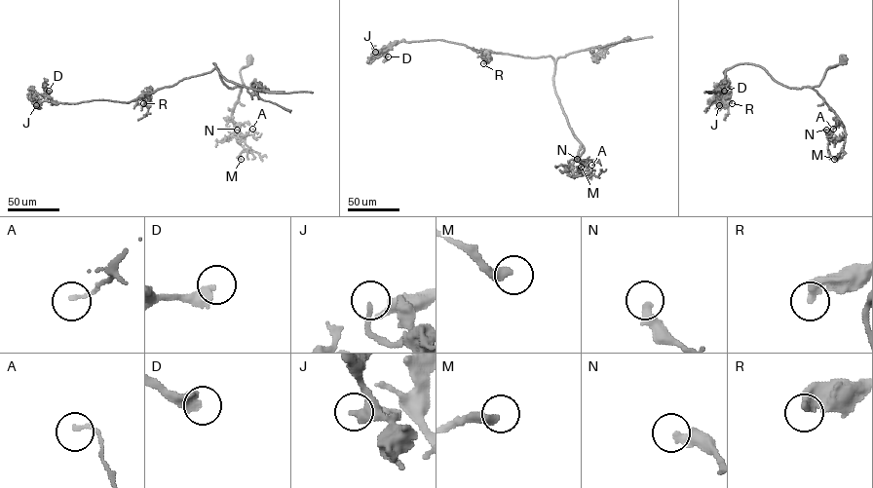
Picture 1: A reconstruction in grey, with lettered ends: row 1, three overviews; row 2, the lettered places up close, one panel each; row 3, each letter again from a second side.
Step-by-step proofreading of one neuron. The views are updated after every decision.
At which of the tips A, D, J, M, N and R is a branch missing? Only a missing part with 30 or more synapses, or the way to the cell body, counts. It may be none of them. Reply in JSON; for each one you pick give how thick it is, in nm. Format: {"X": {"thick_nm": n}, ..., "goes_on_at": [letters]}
{"D": {"thick_nm": 380}, "J": {"thick_nm": 160}, "goes_on_at": ["D", "J"]}

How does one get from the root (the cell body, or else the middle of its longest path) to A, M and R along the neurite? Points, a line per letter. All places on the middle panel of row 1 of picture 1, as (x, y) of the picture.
A: (588, 173), (580, 158), (584, 149), (582, 145), (572, 164), (574, 176), (584, 160), (592, 160), (591, 165)
M: (588, 173), (580, 158), (584, 149), (582, 145), (572, 164), (574, 177), (583, 174), (577, 168), (581, 167)
R: (588, 173), (580, 158), (583, 146), (555, 92), (553, 59), (488, 51), (483, 63)

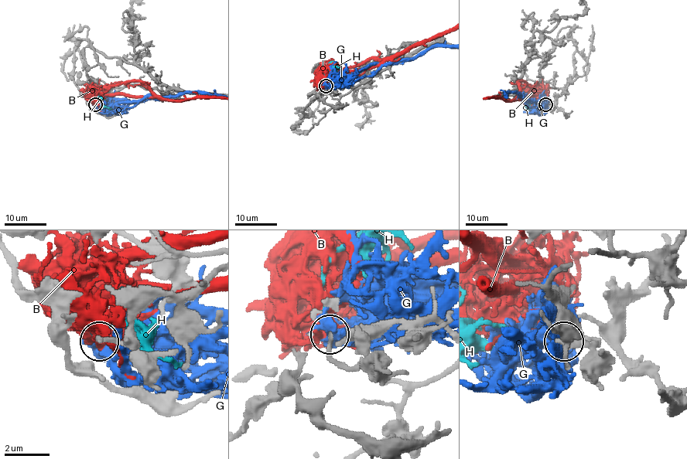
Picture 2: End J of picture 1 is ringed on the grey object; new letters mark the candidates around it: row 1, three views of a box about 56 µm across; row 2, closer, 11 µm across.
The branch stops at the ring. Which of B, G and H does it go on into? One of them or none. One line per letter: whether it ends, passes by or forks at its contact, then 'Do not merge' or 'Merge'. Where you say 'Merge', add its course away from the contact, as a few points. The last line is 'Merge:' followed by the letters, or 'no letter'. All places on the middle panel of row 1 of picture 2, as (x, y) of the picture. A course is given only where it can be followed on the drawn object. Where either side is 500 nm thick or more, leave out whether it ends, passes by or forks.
B: It forks there. Do not merge
G: It forks there. Do not merge
H: It ends there. Merge
Merge: H

